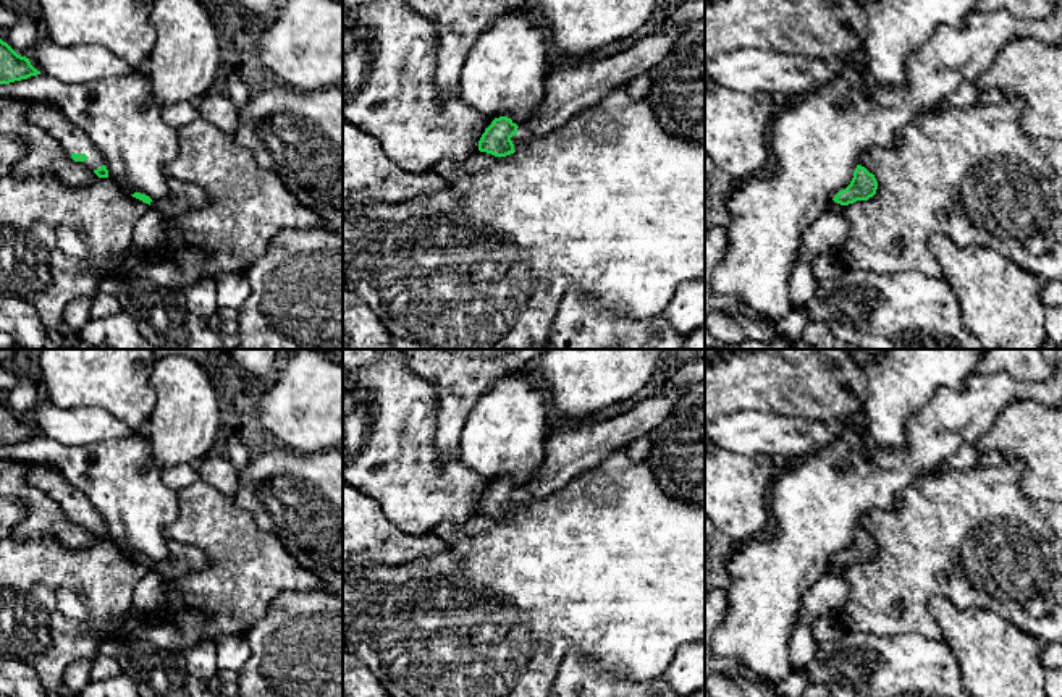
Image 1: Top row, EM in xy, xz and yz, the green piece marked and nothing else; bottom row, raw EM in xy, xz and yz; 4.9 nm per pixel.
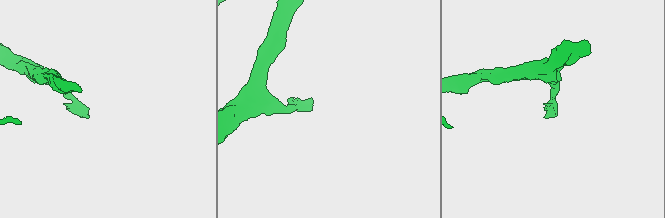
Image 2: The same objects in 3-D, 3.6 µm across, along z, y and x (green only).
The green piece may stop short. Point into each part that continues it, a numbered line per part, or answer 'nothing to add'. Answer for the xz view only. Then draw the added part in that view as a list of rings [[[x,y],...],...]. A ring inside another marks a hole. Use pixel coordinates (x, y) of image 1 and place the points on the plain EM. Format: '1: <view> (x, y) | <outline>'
1: xz (568, 451) | [[[689,387],[658,390],[629,411],[608,420],[575,425],[553,432],[545,443],[545,458],[532,480],[511,500],[514,513],[524,513],[532,503],[566,487],[580,472],[603,461],[614,450],[627,450],[630,443],[650,435],[674,409]]]

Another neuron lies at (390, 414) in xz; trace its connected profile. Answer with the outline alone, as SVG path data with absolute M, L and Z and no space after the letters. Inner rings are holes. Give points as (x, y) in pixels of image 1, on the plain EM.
M399 349L357 370L343 370L343 482L377 500L385 516L411 535L469 521L495 482L466 467L461 453L449 461L436 454L436 396L435 382L414 374Z

